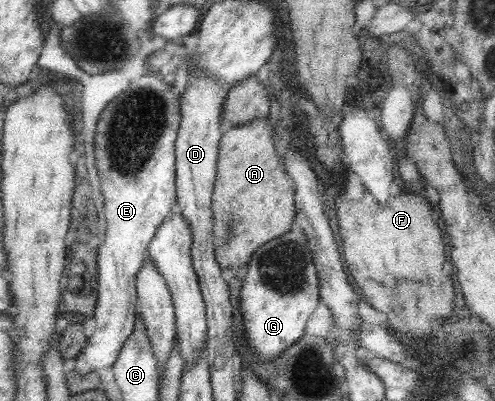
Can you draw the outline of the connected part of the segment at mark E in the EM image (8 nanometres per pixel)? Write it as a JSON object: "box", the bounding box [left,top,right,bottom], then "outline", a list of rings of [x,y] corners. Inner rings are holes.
{"box":[74,74,180,374],"outline":[[[147,74],[139,77],[135,81],[131,81],[124,92],[114,97],[105,107],[101,110],[98,115],[97,122],[95,124],[95,130],[93,135],[93,155],[94,155],[94,167],[97,170],[97,177],[99,178],[99,190],[97,194],[103,202],[103,217],[105,217],[105,234],[103,235],[103,243],[97,247],[96,252],[96,275],[97,275],[97,286],[96,286],[96,302],[93,311],[93,317],[95,318],[95,330],[91,335],[86,338],[86,343],[83,349],[78,353],[74,359],[74,372],[84,374],[101,367],[111,367],[112,363],[116,360],[117,354],[124,344],[124,341],[131,335],[134,328],[133,318],[135,318],[135,303],[136,303],[136,287],[134,286],[136,273],[139,271],[143,260],[146,258],[147,247],[157,226],[166,218],[170,213],[171,209],[174,209],[175,204],[175,171],[174,171],[174,141],[177,135],[178,123],[180,122],[180,111],[178,108],[179,97],[175,96],[171,92],[172,86],[161,82],[160,74]]]}

